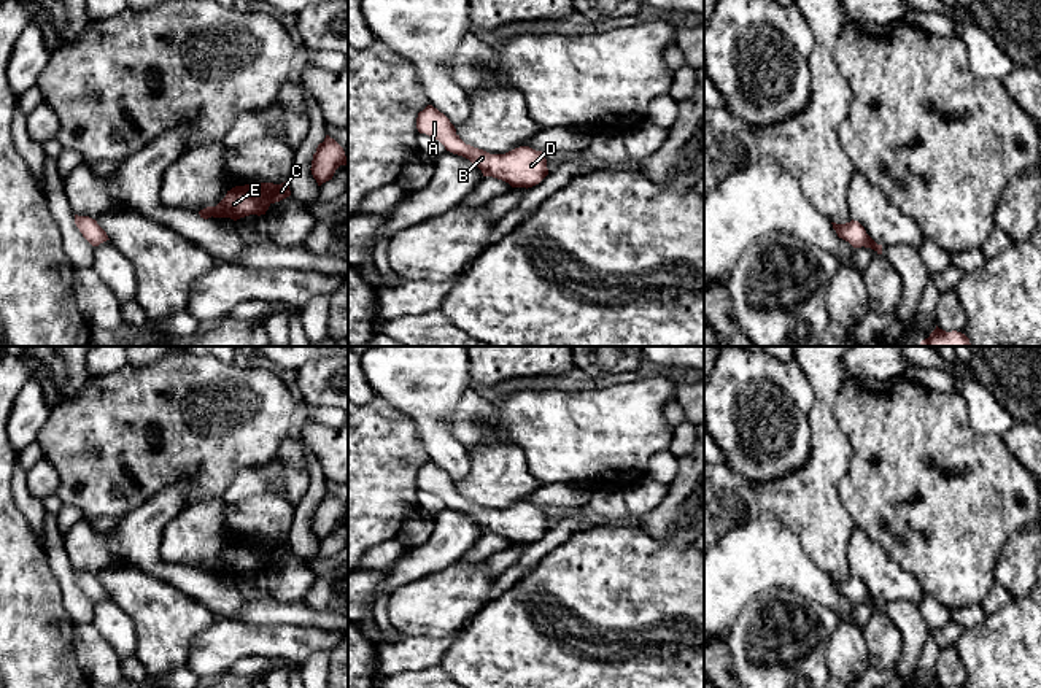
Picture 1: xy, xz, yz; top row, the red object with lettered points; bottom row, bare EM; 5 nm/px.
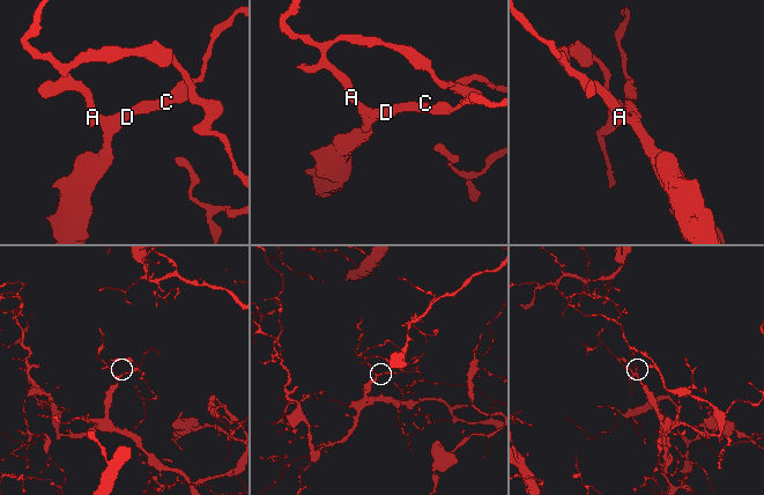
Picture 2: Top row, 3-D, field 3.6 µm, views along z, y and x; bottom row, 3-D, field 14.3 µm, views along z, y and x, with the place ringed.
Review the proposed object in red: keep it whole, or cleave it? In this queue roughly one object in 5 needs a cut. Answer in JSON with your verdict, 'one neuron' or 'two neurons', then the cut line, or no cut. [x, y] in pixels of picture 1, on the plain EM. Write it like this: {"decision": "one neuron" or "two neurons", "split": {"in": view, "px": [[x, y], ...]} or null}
{"decision": "one neuron", "split": null}

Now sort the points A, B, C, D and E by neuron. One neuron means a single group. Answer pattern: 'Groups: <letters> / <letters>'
Groups: A B C D E

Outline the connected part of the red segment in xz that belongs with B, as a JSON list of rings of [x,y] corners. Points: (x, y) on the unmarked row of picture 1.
[[[432,461],[418,469],[416,485],[420,489],[439,496],[447,507],[469,515],[482,526],[483,532],[502,535],[512,543],[532,543],[548,531],[542,507],[520,502],[505,510],[490,510],[466,501],[450,475]]]

